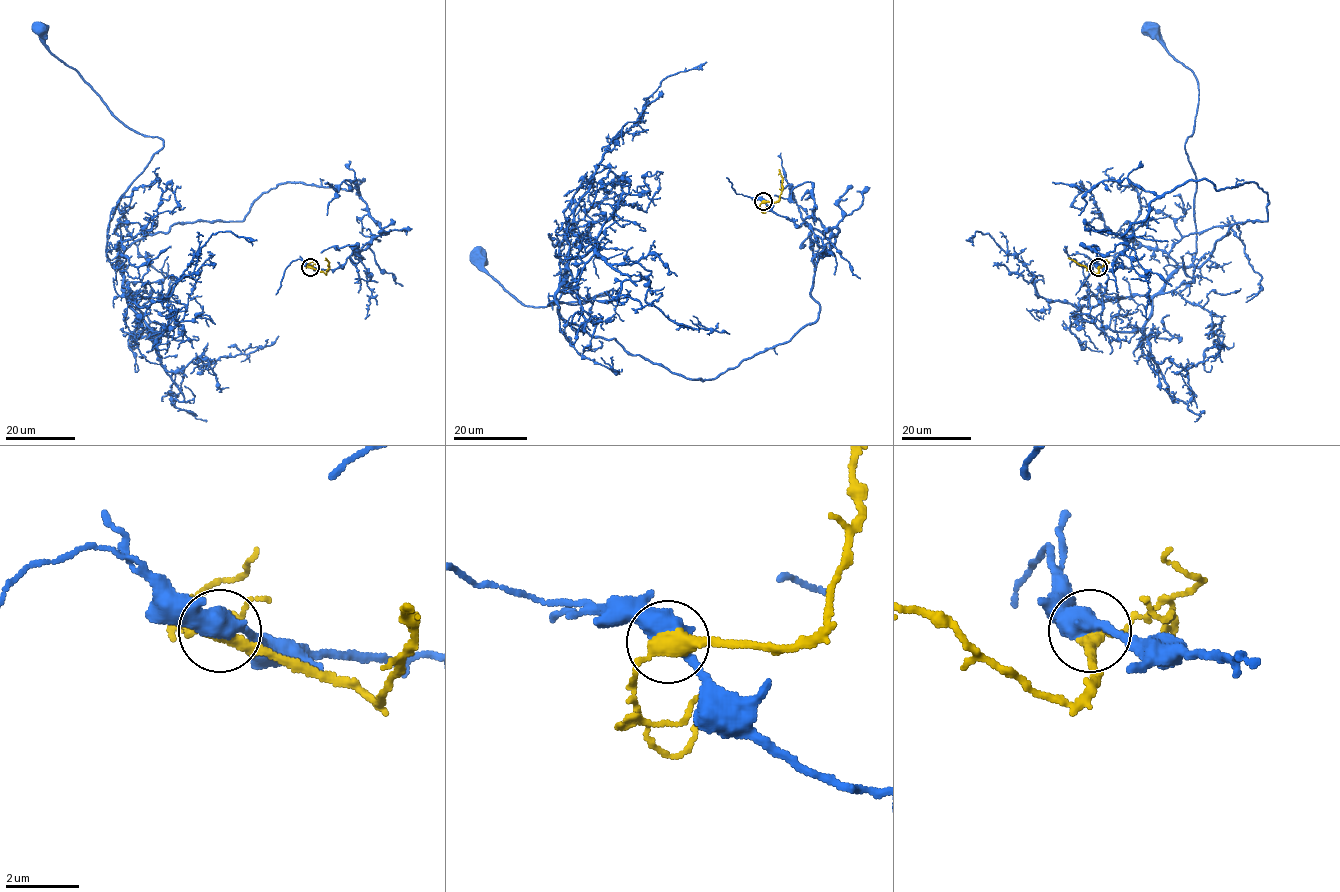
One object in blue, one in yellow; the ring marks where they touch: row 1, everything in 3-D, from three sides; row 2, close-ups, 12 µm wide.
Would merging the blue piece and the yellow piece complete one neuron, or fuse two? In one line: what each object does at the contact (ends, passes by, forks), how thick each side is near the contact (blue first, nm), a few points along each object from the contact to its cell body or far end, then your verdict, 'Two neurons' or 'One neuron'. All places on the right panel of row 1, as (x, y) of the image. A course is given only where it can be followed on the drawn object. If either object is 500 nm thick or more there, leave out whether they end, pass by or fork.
Thickness 550 nm (blue) against 400 nm. Course of blue: (1098, 267), (1187, 182), (1254, 182), (1266, 221), (1234, 223), (1195, 266), (1198, 82), (1151, 31). Course of yellow: (1098, 267), (1099, 271), (1093, 273), (1068, 257). Two neurons

